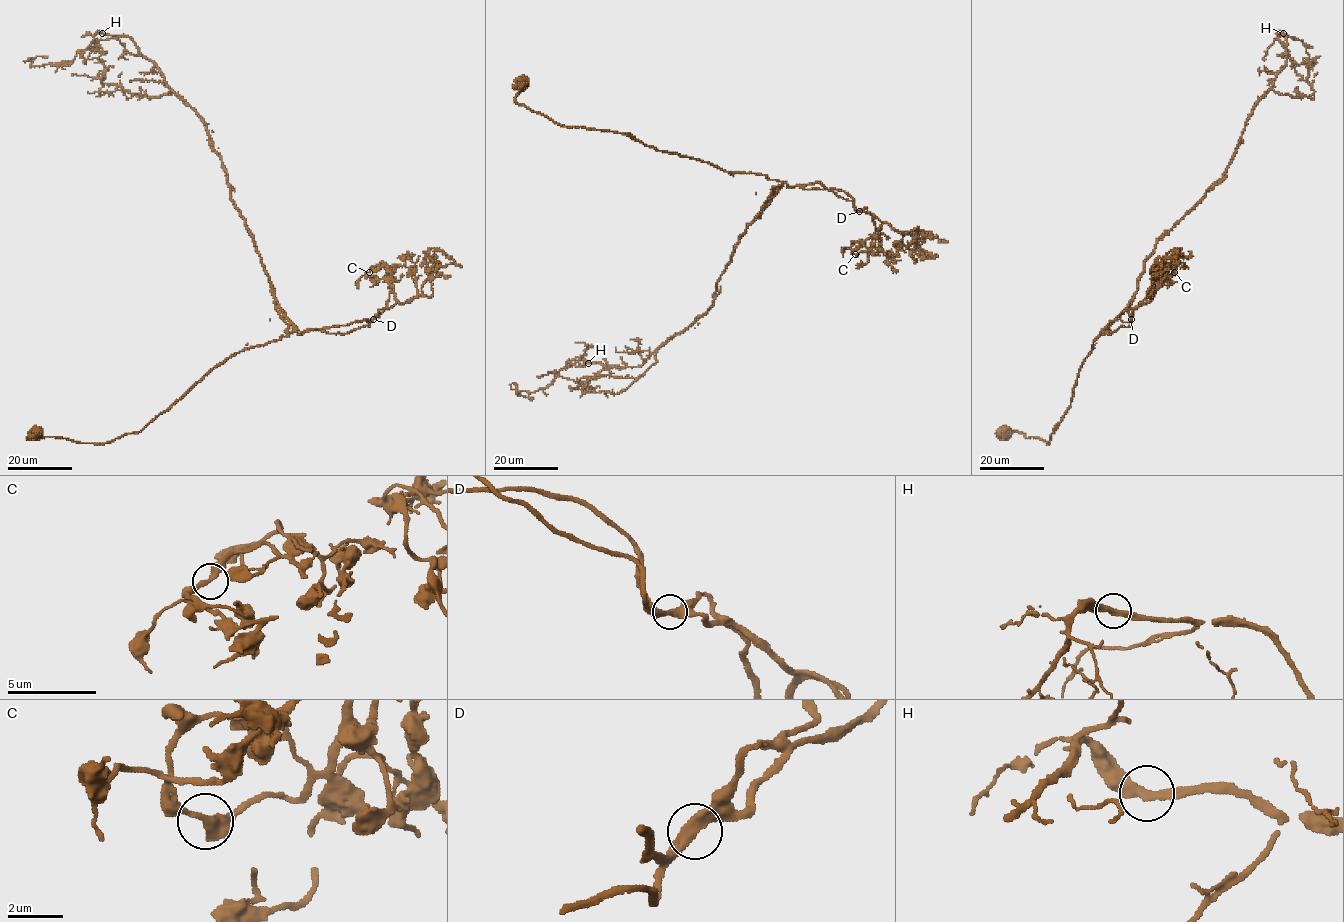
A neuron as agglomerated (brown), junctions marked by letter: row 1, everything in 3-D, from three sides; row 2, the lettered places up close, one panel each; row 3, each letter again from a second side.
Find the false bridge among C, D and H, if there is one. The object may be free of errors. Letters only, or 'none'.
D

